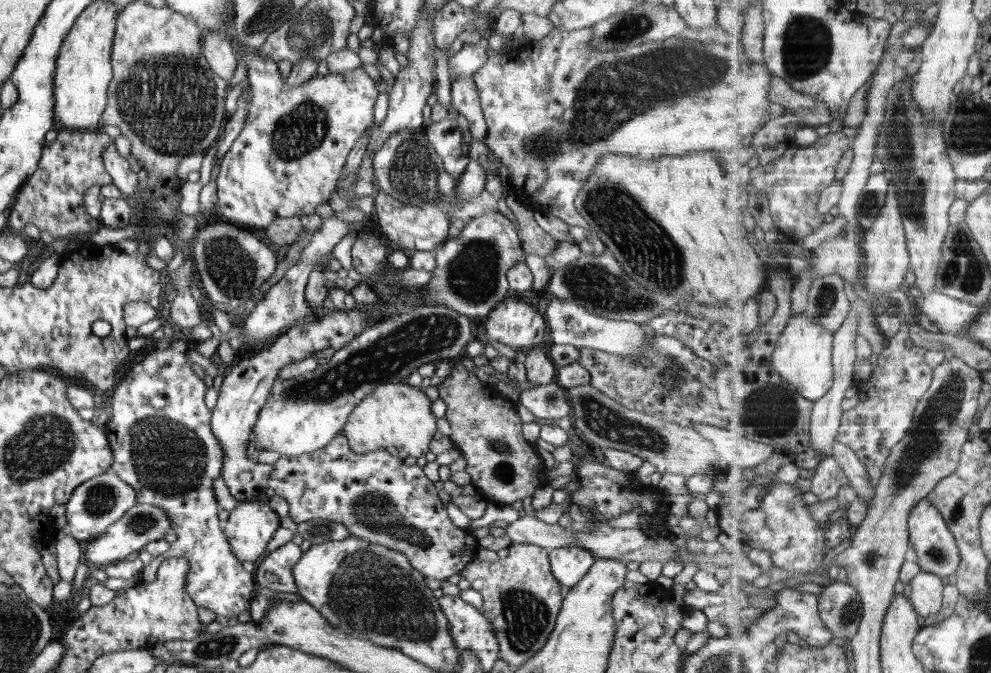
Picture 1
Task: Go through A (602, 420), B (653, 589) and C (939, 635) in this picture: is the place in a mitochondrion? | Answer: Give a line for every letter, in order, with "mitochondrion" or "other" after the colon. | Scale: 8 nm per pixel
A: mitochondrion
B: other
C: other

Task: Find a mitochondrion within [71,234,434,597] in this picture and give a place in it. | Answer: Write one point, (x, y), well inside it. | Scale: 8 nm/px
(170, 459)

